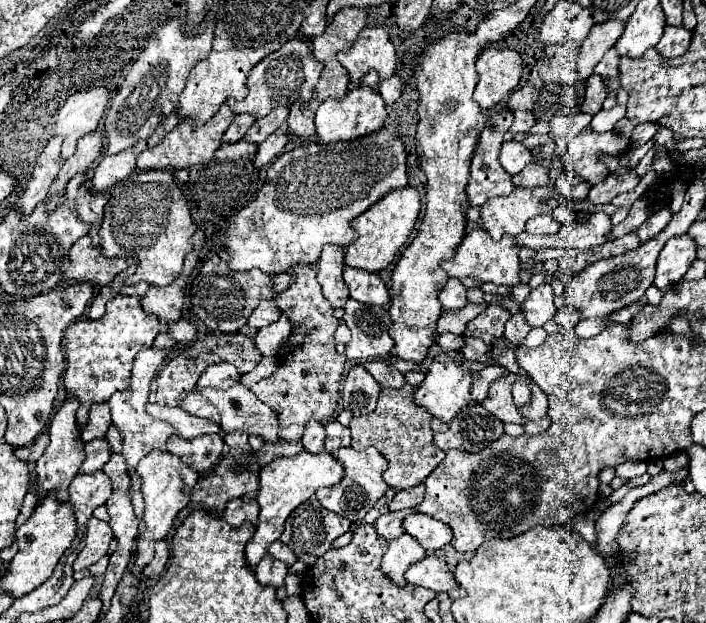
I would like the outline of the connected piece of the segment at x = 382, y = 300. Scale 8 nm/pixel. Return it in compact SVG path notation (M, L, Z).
M346 267L344 281L346 281L348 289L350 289L350 297L360 301L360 303L386 305L390 301L388 289L386 289L386 285L384 285L380 275Z

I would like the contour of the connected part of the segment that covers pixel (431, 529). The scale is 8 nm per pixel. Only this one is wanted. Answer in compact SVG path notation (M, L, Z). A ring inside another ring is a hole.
M422 513L408 515L404 519L404 531L410 533L428 553L434 553L452 541L452 529L446 523Z

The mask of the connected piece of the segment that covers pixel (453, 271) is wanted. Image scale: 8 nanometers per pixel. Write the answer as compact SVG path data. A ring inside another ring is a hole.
M474 229L470 233L466 233L466 237L462 239L462 243L456 249L456 255L448 261L442 261L442 269L450 275L450 277L476 277L480 281L492 281L496 285L516 285L520 283L518 279L518 271L520 271L520 263L518 263L518 251L522 249L522 245L516 245L512 235L506 235L498 241L494 241L484 229Z

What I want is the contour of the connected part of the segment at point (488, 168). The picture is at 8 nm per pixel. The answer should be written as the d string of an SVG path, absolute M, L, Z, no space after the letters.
M508 109L498 111L486 121L486 125L480 133L480 141L478 141L474 157L472 157L472 167L470 167L472 175L470 175L470 183L468 183L468 197L470 197L472 205L482 205L486 199L496 197L496 195L510 195L510 191L514 189L510 175L502 169L502 165L498 161L498 153L500 153L500 145L504 141L504 133L510 129L512 121L514 121L512 111L508 111Z

